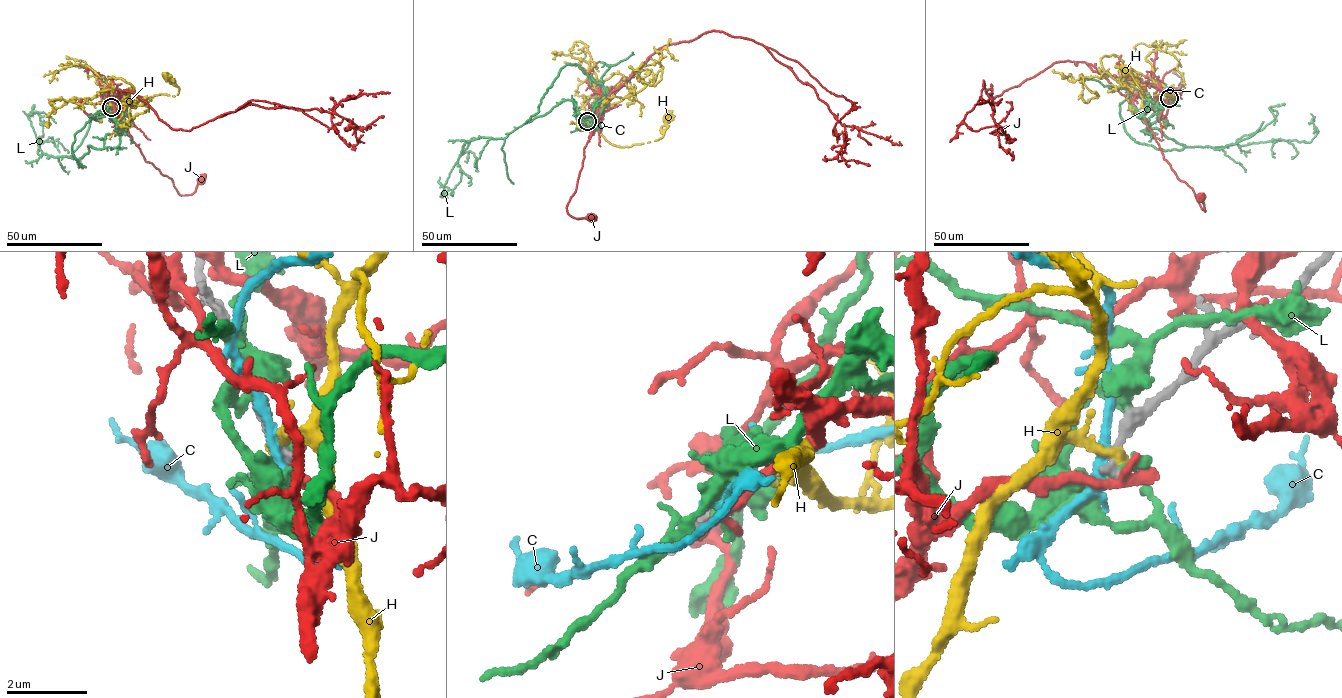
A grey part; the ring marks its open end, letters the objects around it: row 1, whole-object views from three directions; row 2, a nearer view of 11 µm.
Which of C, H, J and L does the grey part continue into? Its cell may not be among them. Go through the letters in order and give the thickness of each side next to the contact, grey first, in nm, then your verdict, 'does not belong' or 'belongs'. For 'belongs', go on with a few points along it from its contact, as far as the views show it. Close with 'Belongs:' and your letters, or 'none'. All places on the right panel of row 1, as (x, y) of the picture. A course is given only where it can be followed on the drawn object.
C: calibres 280 and 190 nm; does not belong
H: calibres 280 and 190 nm; does not belong
J: calibres 200 and 340 nm; does not belong
L: calibres 240 and 320 nm; does not belong
Belongs: none

